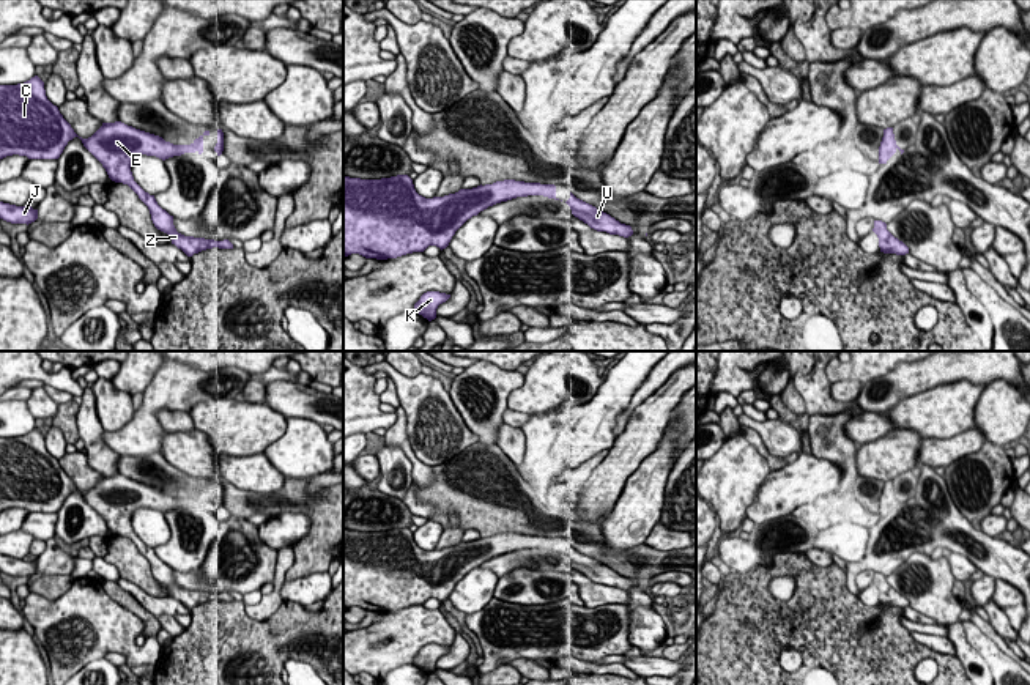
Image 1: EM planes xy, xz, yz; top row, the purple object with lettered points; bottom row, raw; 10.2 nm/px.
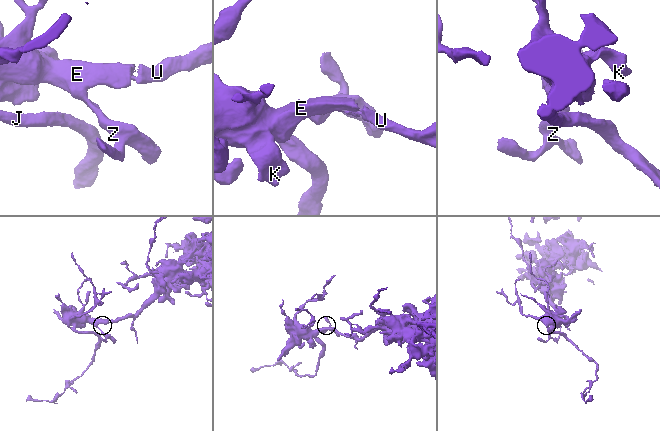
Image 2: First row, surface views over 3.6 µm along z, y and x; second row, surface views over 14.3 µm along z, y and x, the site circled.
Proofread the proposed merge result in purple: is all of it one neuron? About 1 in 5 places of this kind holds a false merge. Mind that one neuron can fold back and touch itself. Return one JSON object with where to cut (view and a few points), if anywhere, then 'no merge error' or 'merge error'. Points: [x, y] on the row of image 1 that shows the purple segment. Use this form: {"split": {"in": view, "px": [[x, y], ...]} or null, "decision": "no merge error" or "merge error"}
{"split": null, "decision": "no merge error"}

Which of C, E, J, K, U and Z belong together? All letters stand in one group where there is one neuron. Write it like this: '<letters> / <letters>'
C E J K U Z

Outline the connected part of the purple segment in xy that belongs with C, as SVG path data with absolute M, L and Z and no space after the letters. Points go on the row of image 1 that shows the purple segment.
M35 76L17 85L0 85L0 159L13 154L28 159L58 159L69 140L79 137L63 118L44 90L44 82Z

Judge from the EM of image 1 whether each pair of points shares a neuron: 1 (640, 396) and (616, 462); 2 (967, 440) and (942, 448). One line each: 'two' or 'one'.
1: two
2: one

